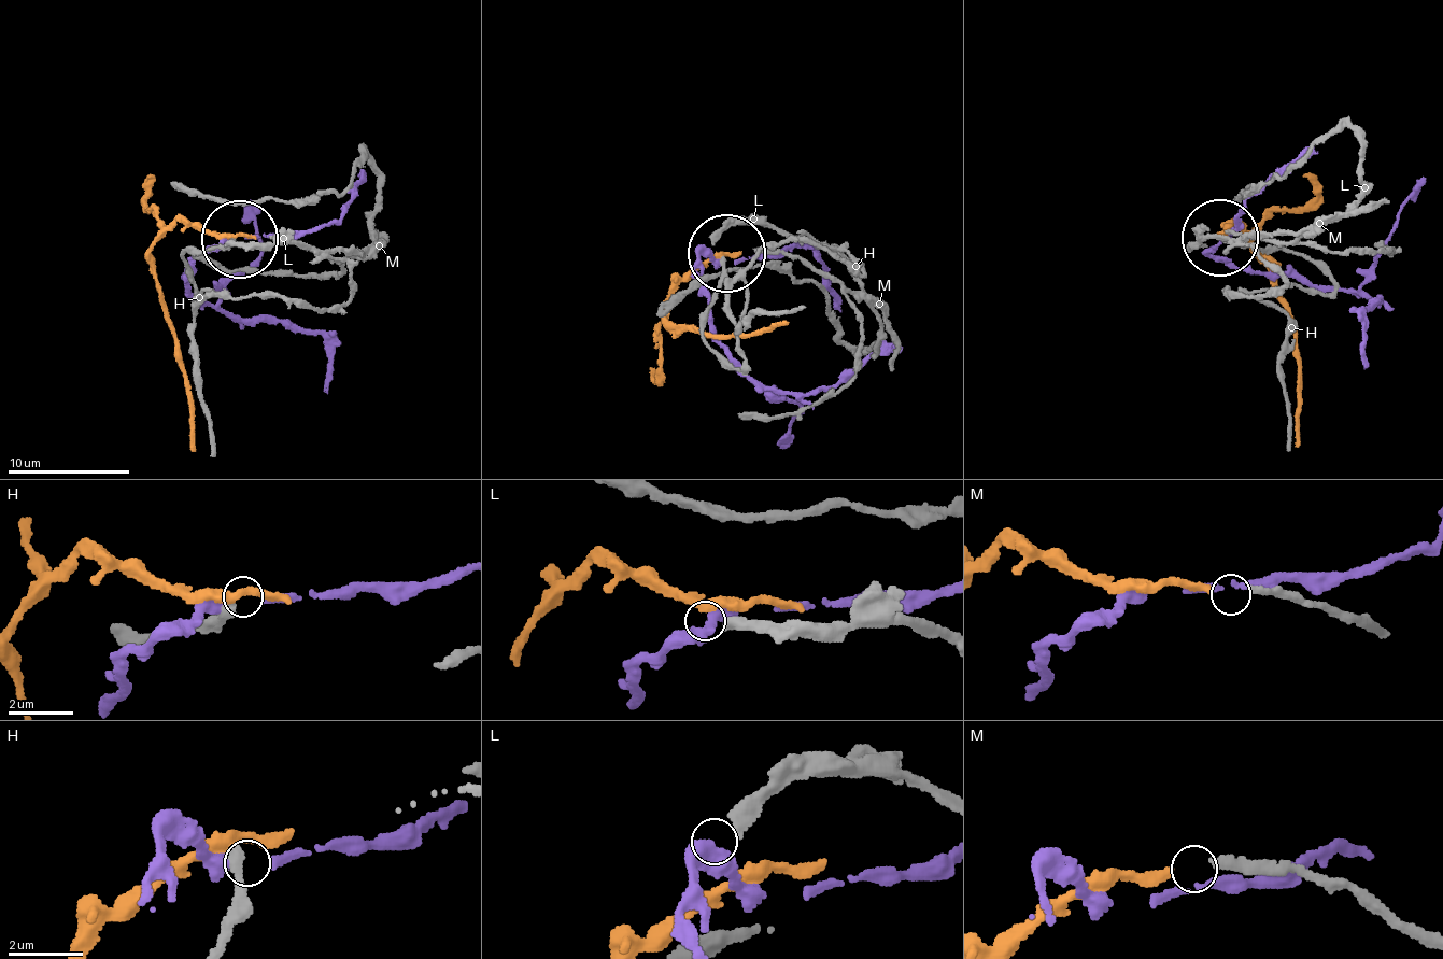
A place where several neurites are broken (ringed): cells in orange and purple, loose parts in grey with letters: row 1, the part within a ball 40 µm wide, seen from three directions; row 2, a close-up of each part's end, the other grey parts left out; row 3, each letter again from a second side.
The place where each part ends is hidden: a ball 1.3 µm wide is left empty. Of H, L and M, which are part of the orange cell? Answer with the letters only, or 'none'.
M

